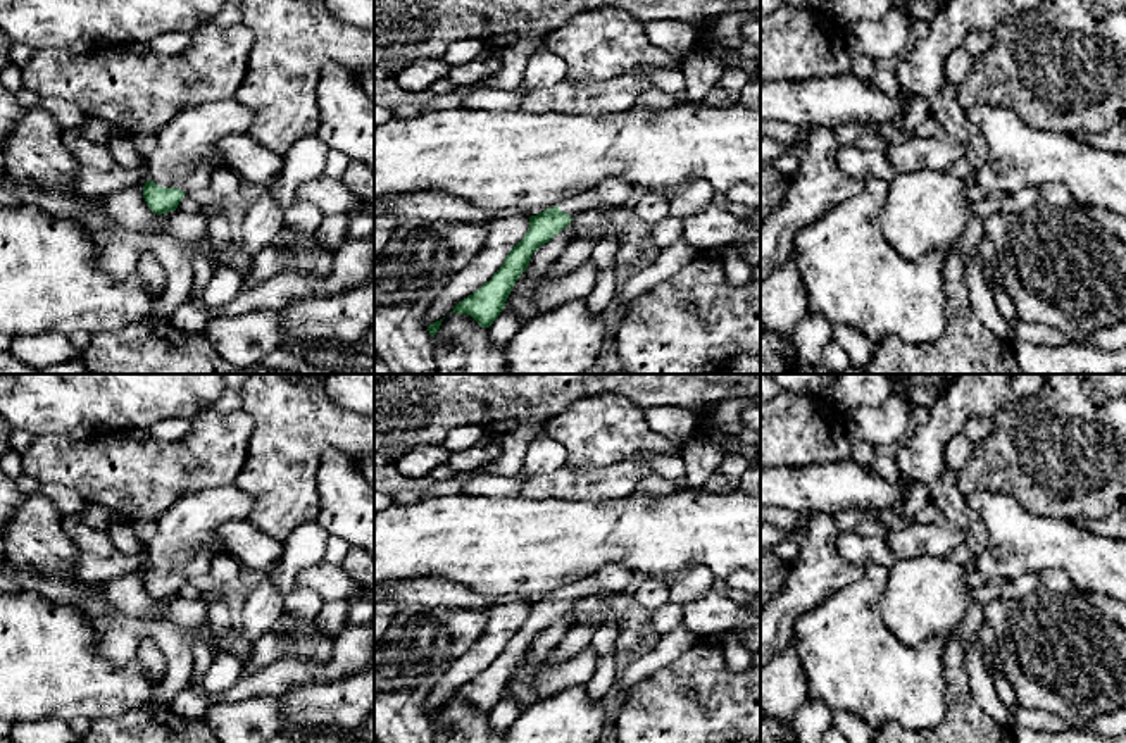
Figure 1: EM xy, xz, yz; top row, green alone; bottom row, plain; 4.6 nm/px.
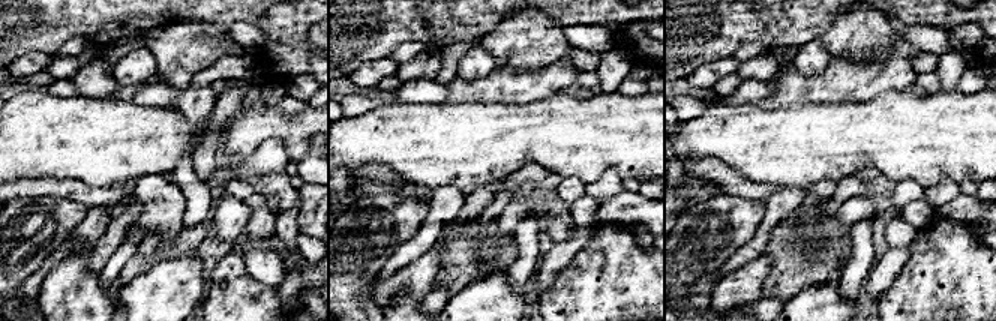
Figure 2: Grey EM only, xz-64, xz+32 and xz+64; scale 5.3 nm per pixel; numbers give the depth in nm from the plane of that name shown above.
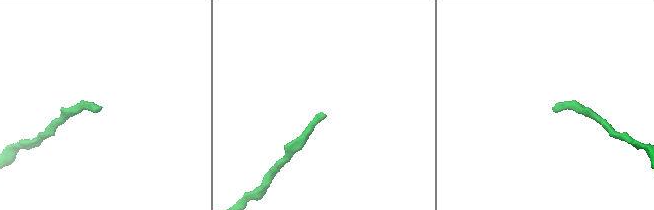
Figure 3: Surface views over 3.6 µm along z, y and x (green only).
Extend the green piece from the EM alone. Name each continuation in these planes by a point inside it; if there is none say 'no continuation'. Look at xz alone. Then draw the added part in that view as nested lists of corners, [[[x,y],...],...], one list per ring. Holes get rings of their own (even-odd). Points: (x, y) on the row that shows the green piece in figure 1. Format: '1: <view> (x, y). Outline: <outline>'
1: xz (613, 190). Outline: [[[609,176],[600,181],[593,190],[578,193],[576,197],[560,202],[559,209],[572,215],[593,215],[602,205],[621,207],[631,195],[633,188],[617,176]]]

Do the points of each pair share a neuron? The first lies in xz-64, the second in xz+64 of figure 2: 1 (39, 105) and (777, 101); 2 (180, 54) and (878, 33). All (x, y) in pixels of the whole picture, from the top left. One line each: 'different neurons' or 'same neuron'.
1: different neurons
2: same neuron

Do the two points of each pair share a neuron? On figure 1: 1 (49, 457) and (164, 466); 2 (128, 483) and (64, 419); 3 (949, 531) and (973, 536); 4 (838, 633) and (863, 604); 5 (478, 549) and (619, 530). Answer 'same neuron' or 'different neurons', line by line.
1: same neuron
2: different neurons
3: different neurons
4: same neuron
5: same neuron

